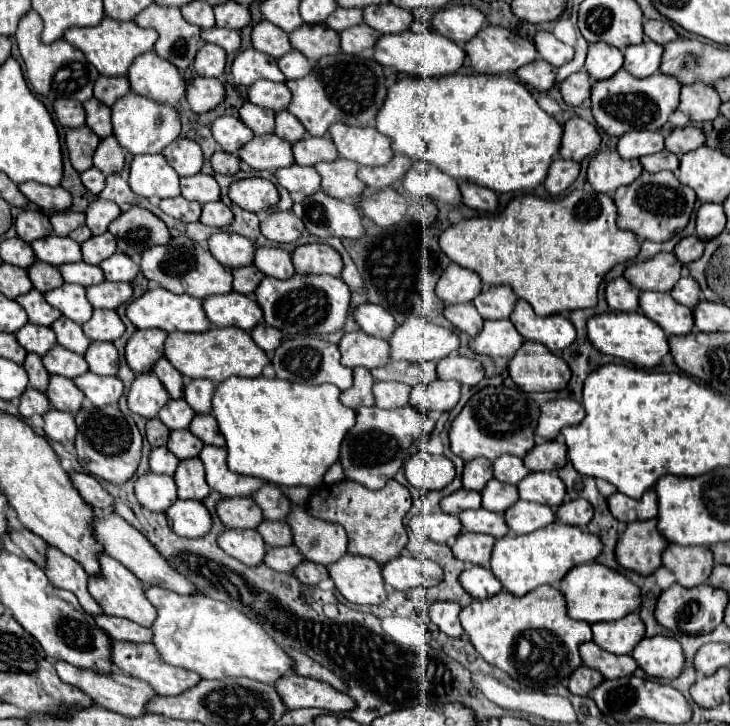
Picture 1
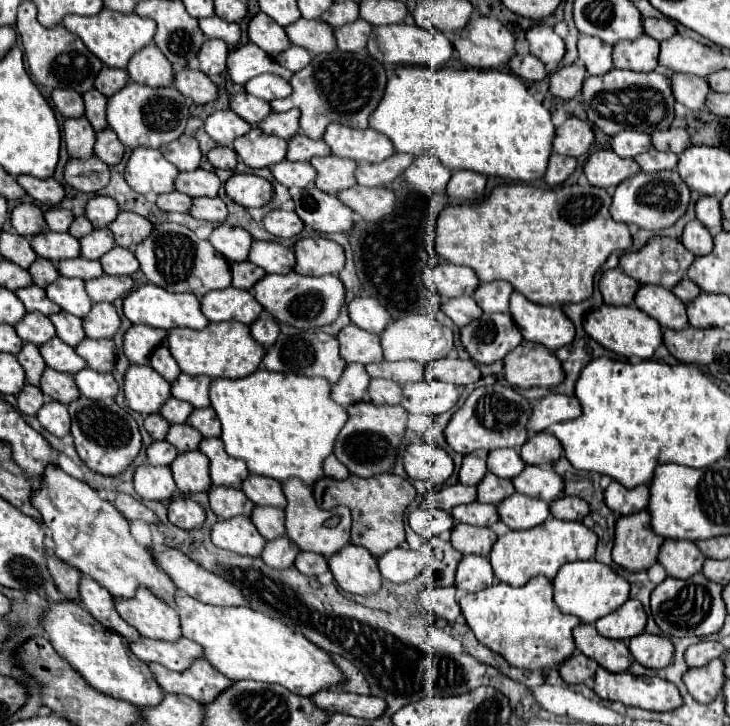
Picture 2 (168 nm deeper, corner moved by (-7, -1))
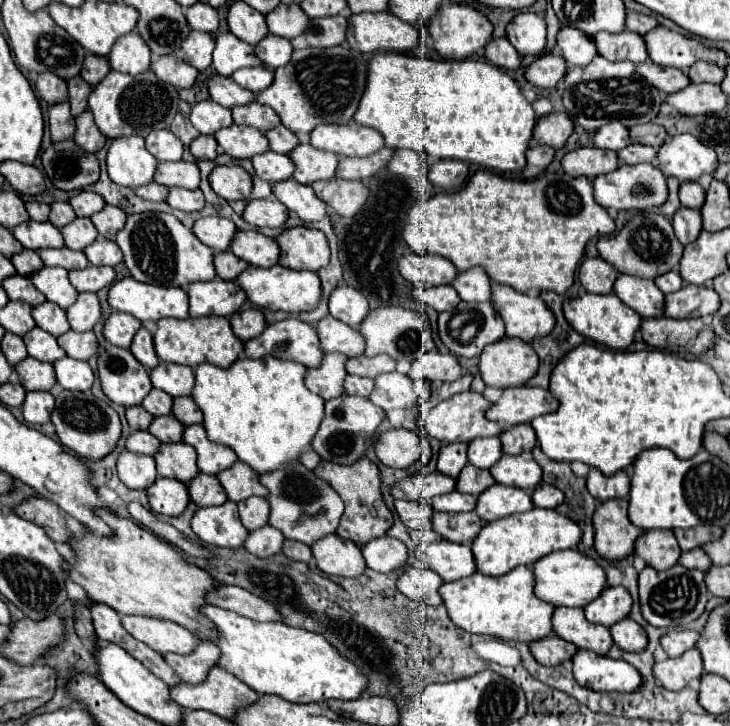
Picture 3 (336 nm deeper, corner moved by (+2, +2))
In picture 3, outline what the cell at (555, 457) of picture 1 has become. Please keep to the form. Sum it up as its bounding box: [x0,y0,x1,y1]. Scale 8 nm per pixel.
[500,424,536,454]

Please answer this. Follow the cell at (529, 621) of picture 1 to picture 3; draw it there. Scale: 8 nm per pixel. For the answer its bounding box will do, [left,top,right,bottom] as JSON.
[438,568,554,642]

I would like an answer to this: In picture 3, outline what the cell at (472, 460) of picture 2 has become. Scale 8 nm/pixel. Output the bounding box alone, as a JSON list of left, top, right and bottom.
[436,442,468,478]

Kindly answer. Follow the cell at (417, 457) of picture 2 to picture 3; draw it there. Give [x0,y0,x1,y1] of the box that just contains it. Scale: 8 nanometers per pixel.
[374,428,432,468]

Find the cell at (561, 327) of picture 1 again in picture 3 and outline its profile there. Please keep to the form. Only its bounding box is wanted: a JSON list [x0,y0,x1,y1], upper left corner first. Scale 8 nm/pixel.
[490,284,554,342]

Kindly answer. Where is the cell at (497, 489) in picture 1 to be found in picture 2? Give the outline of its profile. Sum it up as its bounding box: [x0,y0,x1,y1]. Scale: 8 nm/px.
[477,473,515,505]

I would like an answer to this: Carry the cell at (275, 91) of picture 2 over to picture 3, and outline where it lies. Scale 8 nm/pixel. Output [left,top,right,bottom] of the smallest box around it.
[232,66,274,94]

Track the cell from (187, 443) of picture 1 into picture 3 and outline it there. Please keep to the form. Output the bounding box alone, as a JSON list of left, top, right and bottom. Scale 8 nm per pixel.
[148,414,184,442]

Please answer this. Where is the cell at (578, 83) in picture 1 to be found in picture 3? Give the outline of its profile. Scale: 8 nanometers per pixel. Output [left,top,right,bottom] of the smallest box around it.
[526,54,566,88]

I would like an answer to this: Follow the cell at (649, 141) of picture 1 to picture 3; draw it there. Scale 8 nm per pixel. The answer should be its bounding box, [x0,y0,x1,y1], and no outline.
[594,120,630,150]

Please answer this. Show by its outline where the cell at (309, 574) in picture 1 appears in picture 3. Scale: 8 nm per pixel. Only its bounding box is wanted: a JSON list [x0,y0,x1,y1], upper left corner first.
[282,540,312,562]

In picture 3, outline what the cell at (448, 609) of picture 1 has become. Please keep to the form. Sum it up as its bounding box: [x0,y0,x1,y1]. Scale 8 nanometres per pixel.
[396,566,442,606]

